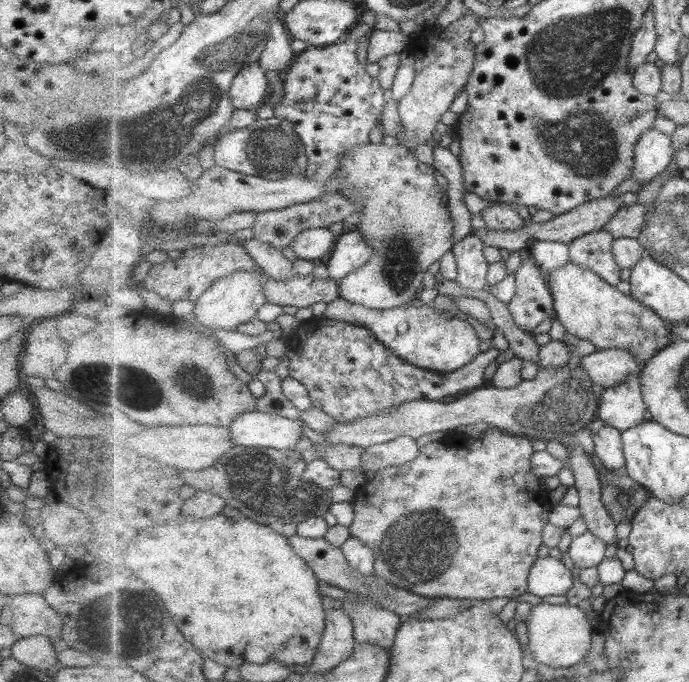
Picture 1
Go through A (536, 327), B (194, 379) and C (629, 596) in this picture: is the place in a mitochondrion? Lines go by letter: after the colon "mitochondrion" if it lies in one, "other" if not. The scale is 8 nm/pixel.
A: other
B: mitochondrion
C: other

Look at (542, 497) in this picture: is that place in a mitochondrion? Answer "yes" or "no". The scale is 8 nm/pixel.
no

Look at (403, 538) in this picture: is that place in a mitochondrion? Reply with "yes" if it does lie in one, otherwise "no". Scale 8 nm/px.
yes

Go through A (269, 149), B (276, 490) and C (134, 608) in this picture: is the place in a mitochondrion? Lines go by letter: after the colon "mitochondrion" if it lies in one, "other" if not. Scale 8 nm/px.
A: mitochondrion
B: mitochondrion
C: mitochondrion

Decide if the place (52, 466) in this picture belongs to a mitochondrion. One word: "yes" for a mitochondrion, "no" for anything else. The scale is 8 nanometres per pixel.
no

